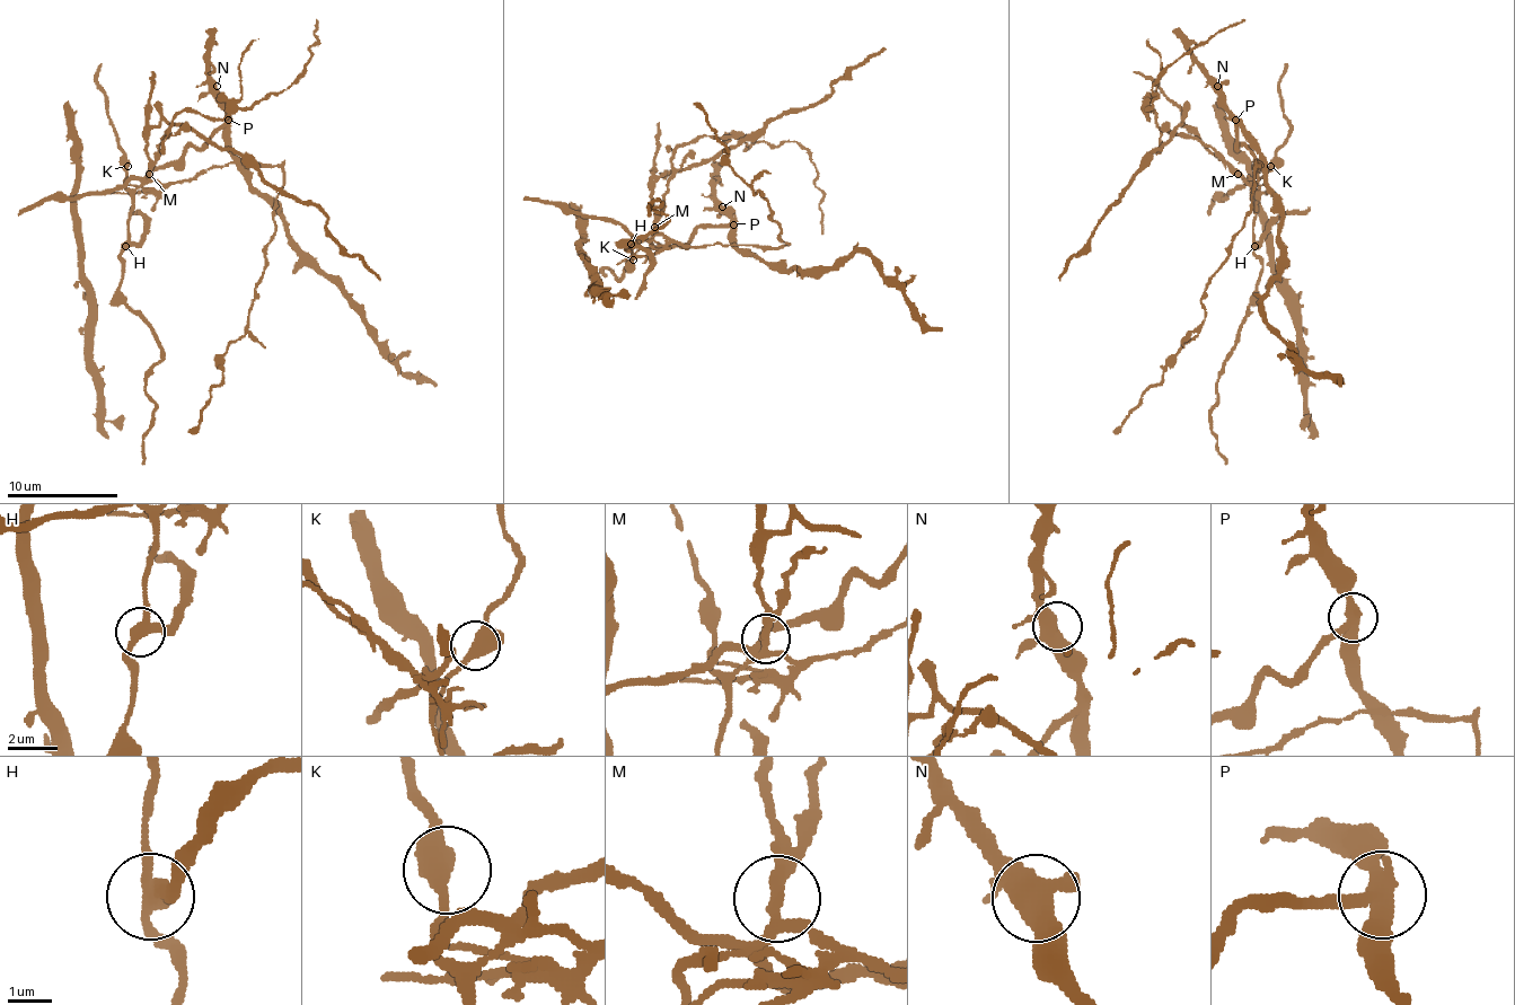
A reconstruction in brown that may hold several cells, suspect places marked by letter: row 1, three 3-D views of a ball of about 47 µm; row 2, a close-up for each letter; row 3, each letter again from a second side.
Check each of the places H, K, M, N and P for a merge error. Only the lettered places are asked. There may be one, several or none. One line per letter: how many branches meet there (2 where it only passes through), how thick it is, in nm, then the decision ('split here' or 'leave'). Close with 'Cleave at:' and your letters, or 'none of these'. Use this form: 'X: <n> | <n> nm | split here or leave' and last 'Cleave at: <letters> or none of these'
H: 3 | 320 nm | split here
K: 3 | 400 nm | leave
M: 3 | 280 nm | split here
N: 3 | 480 nm | leave
P: 3 | 400 nm | split here
Cleave at: H, M, P

